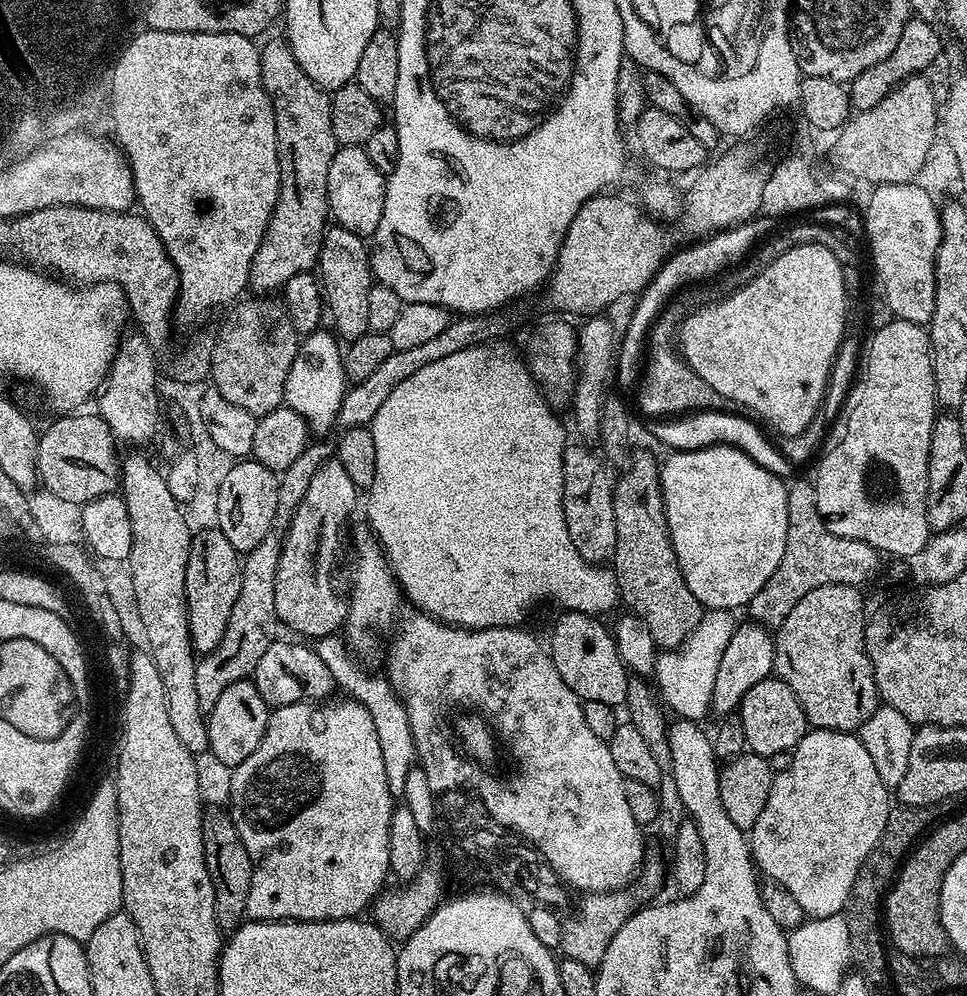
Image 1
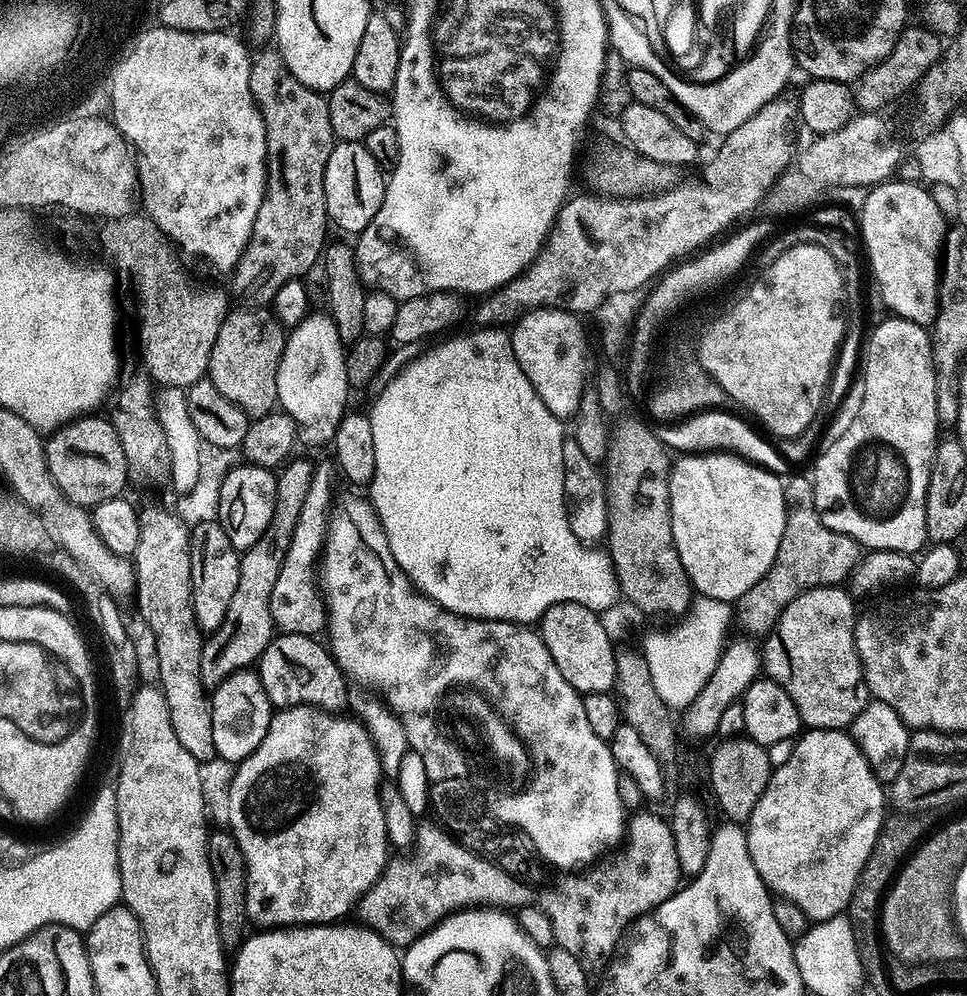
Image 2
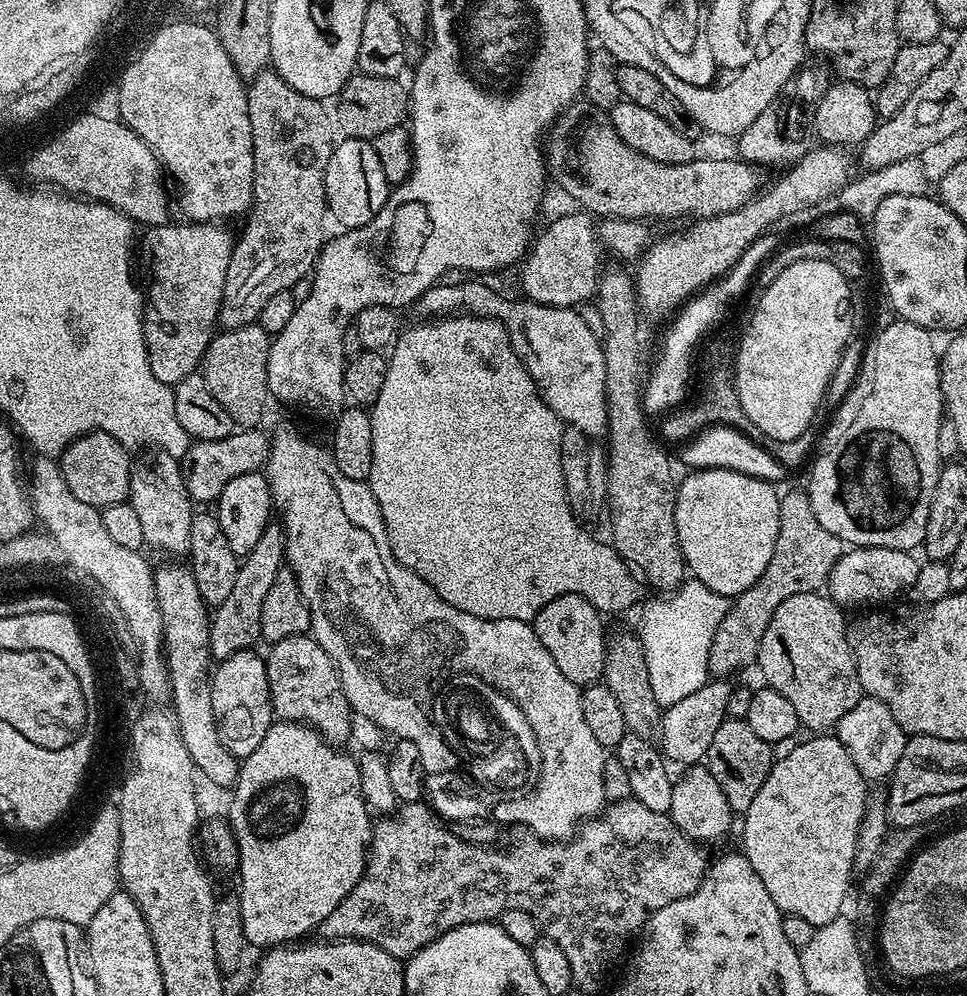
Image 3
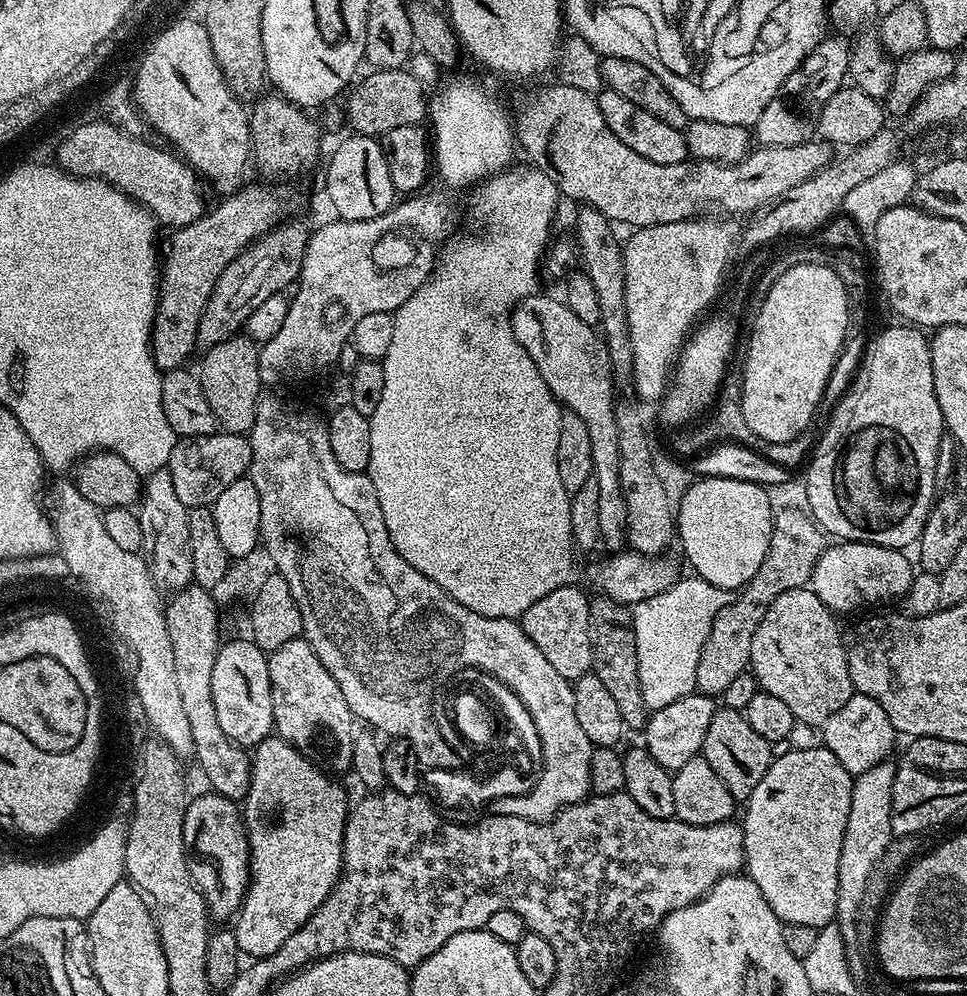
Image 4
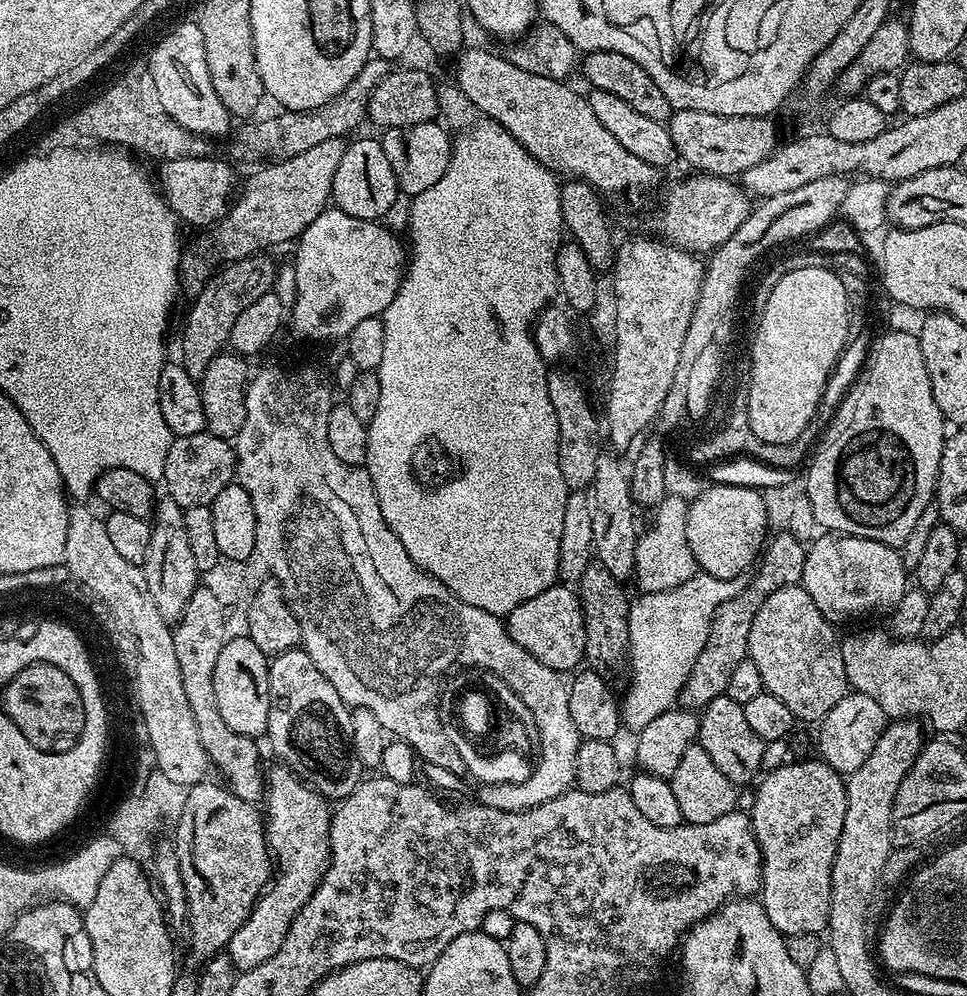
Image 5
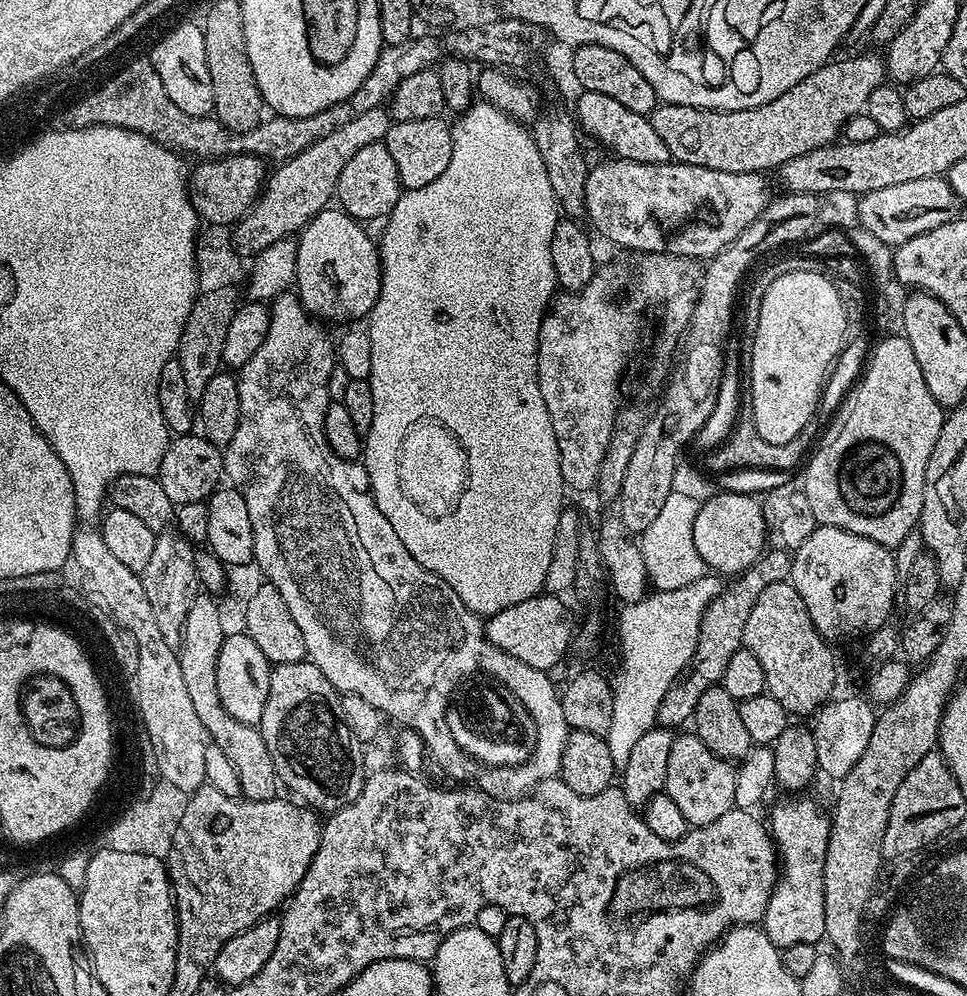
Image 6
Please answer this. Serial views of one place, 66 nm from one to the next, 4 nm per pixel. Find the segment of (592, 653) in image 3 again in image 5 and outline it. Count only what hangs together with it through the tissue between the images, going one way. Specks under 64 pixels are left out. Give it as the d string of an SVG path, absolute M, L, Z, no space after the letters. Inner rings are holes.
M557 582L542 590L542 594L526 598L522 606L514 606L506 618L506 627L510 638L514 638L526 654L534 654L534 658L538 658L542 666L550 666L550 670L568 674L579 669L585 659L583 608L577 593L563 583Z

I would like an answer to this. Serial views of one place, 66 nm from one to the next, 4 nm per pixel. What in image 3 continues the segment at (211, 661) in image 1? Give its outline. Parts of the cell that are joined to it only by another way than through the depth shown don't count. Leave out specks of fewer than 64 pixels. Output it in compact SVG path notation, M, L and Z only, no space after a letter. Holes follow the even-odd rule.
M269 522L262 538L258 538L254 550L250 550L239 561L240 569L234 578L234 586L226 602L215 605L210 616L210 646L213 661L219 662L230 658L235 652L247 652L253 647L255 640L261 639L260 623L262 622L262 602L266 602L266 594L270 586L274 586L274 578L285 567L284 542L286 533L283 523Z

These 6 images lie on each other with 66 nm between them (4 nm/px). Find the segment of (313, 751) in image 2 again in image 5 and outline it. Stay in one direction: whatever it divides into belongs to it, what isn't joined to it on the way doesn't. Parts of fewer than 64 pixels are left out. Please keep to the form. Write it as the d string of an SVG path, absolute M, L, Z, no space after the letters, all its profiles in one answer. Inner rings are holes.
M276 766L273 772L271 769L267 773L266 803L262 812L266 817L268 847L274 857L278 875L252 907L252 913L246 918L246 922L242 922L238 930L234 930L228 943L228 956L232 965L240 972L254 970L254 966L262 966L266 958L274 958L298 910L302 910L302 906L310 902L310 894L314 894L328 868L333 811L333 805L327 798L315 792L288 768Z

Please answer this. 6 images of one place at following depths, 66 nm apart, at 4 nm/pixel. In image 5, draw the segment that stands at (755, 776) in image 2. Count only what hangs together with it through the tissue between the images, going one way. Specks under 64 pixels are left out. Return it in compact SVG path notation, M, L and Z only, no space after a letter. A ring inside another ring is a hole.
M725 694L709 702L699 713L699 717L699 748L706 750L706 754L710 754L714 766L718 766L718 770L722 770L722 774L726 774L726 778L731 784L743 786L743 784L750 783L749 785L751 785L757 779L756 771L761 771L766 742L762 738L758 738L758 734L754 734L754 730L750 730L750 726L746 722L743 704L734 702L734 698Z

